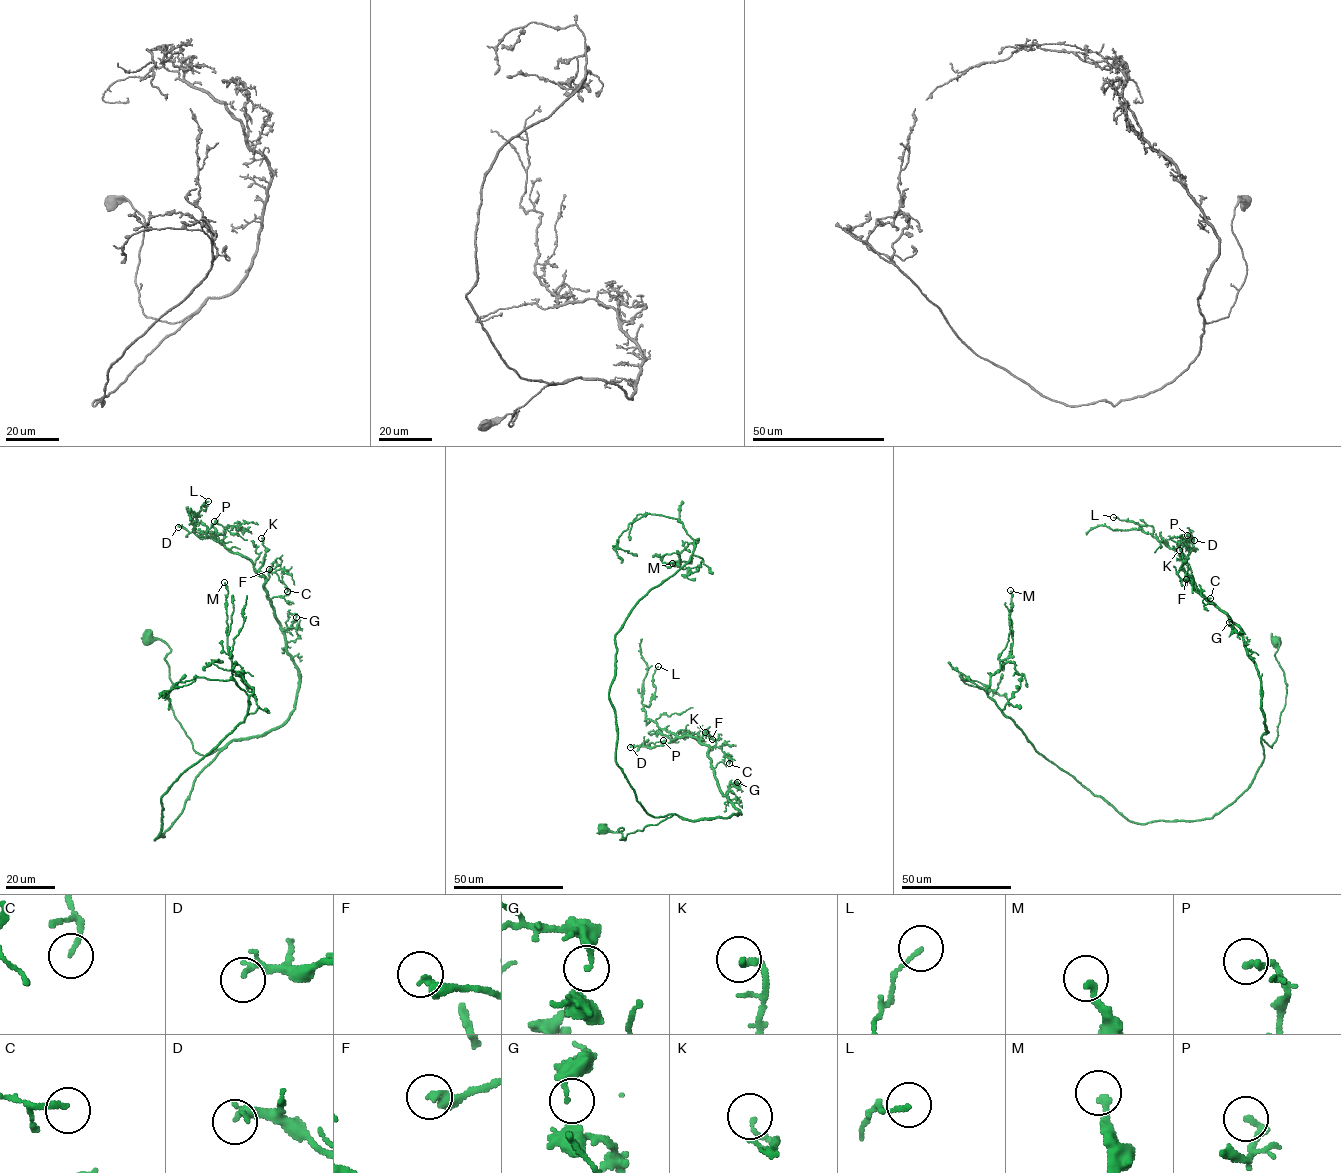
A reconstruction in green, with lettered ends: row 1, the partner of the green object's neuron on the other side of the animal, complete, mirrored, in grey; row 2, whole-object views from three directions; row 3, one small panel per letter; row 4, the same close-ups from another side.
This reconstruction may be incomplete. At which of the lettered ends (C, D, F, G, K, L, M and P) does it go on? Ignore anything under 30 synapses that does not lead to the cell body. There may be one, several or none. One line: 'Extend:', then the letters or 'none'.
Extend: none

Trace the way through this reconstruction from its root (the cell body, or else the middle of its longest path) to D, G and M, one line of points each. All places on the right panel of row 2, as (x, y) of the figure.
D: (1276, 641), (1287, 692), (1271, 747), (1261, 738), (1267, 731), (1261, 680), (1241, 629), (1183, 569), (1194, 540)
G: (1276, 641), (1275, 656), (1287, 692), (1271, 747), (1261, 738), (1267, 731), (1259, 671), (1243, 636), (1229, 622)
M: (1276, 641), (1285, 705), (1251, 784), (1211, 818), (1137, 824), (1041, 755), (988, 696), (1010, 655), (1010, 590)

